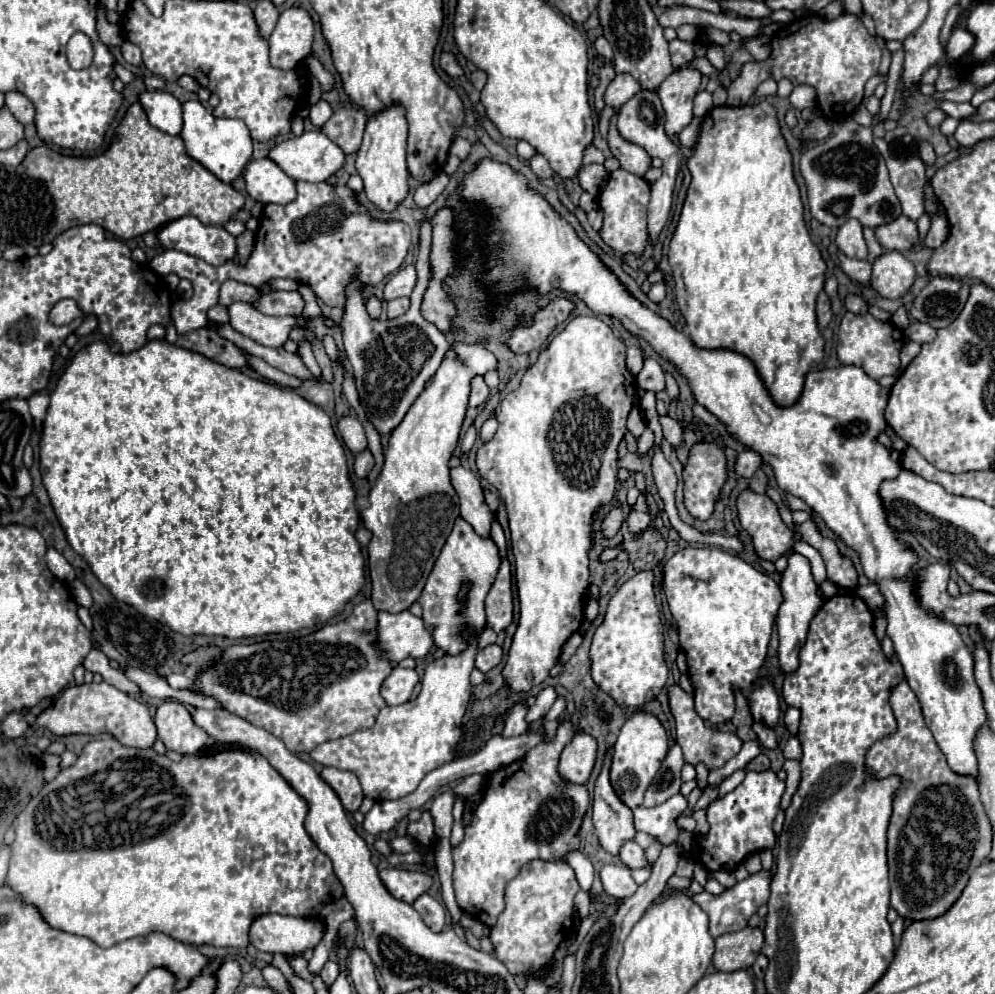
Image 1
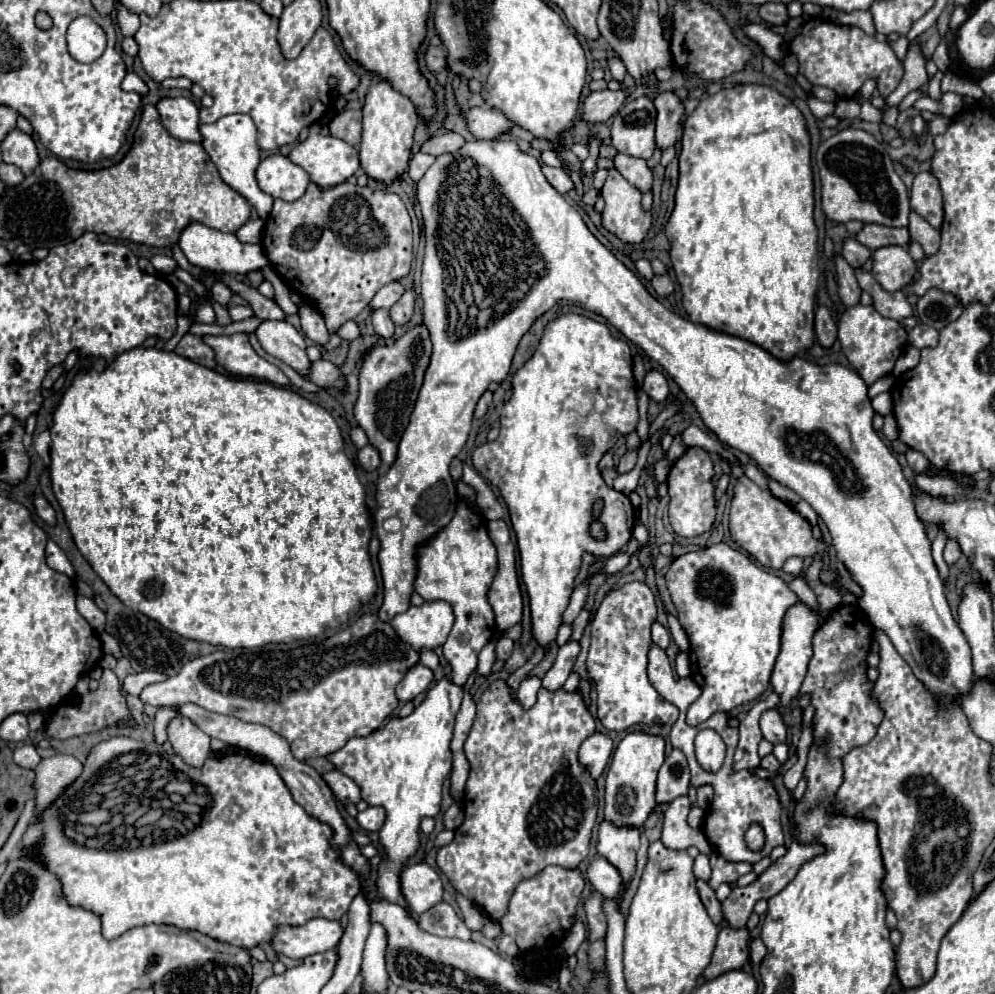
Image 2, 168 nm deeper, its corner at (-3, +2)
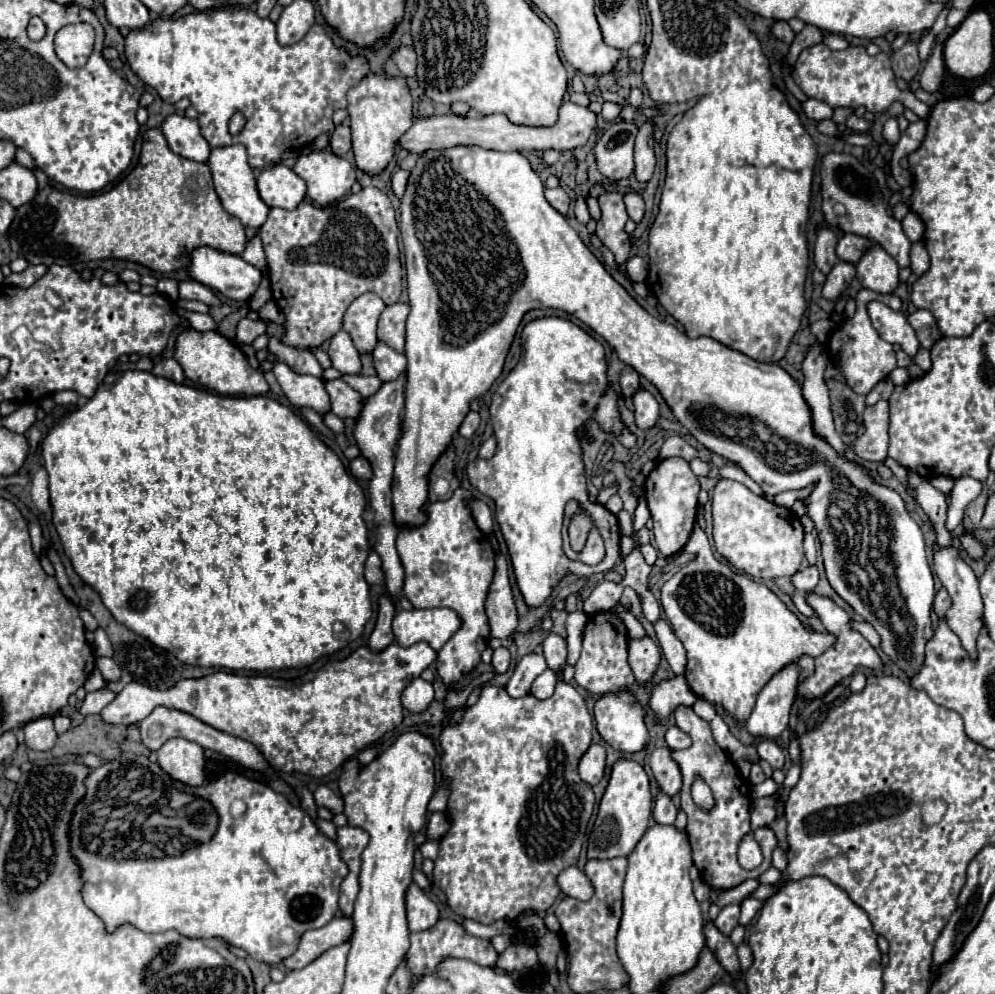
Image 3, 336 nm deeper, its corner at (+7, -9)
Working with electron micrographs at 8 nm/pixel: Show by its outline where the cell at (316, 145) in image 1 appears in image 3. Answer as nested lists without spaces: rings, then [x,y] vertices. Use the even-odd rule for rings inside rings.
[[[312,151],[298,157],[294,173],[306,181],[308,197],[320,207],[346,197],[356,181],[354,165],[330,151]]]

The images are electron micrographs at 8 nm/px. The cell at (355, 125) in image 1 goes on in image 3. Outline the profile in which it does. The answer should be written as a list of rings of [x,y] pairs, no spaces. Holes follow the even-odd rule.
[[[340,125],[336,127],[332,139],[330,139],[330,147],[332,147],[332,153],[336,155],[346,155],[350,149],[352,149],[352,143],[350,143],[350,127],[348,125]]]

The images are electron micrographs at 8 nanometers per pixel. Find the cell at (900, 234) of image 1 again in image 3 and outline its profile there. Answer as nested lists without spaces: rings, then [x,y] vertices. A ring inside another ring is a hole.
[[[844,235],[838,241],[836,247],[836,255],[840,257],[840,261],[846,263],[858,263],[858,259],[872,247],[872,243],[866,237],[858,237],[858,235]]]

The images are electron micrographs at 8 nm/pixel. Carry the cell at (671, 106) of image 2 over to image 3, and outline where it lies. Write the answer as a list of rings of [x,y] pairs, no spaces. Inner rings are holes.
[[[644,123],[638,129],[636,135],[636,145],[634,145],[634,177],[636,181],[648,183],[652,179],[654,173],[654,165],[656,165],[656,157],[654,157],[654,139],[652,139],[652,125]]]

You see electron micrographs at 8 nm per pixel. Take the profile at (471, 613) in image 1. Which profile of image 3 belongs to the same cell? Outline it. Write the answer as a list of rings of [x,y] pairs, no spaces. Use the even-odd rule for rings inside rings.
[[[460,487],[448,501],[432,503],[422,525],[404,527],[396,539],[398,555],[406,571],[404,595],[410,599],[410,603],[416,609],[450,607],[462,619],[462,627],[440,649],[436,661],[438,675],[450,689],[460,687],[466,673],[480,663],[480,655],[490,639],[484,601],[494,577],[496,555],[488,537],[478,529],[466,503],[468,499],[474,499],[474,495]]]

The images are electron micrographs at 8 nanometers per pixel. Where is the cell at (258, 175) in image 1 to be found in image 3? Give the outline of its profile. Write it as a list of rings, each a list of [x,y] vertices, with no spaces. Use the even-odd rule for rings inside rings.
[[[278,163],[260,173],[258,191],[268,207],[296,209],[306,197],[306,183],[290,167]]]

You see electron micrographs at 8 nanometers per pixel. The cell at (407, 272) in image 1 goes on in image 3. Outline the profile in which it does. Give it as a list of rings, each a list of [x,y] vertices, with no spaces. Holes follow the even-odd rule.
[[[364,293],[350,303],[344,313],[342,329],[352,337],[360,355],[372,355],[376,347],[376,323],[386,305],[378,295]]]

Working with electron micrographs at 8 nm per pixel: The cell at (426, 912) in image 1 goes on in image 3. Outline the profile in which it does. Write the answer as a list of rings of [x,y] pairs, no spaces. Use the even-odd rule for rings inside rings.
[[[440,919],[434,927],[420,931],[420,933],[410,933],[410,951],[408,951],[408,959],[406,959],[406,967],[412,975],[416,977],[424,977],[424,975],[432,975],[436,971],[436,967],[446,959],[446,957],[458,957],[458,959],[470,959],[482,967],[494,967],[498,953],[492,947],[490,939],[480,939],[474,937],[470,933],[466,933],[466,929],[456,923],[454,919]]]

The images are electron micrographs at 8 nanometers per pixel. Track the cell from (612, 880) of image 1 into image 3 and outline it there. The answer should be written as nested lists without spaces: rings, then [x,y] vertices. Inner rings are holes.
[[[566,867],[558,873],[556,883],[560,887],[560,891],[566,897],[574,897],[580,901],[588,901],[590,895],[594,895],[594,889],[590,887],[590,881],[586,879],[586,875],[578,869],[578,867]]]

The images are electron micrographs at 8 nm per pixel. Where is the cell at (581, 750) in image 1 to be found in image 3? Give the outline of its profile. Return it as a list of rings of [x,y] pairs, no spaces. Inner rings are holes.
[[[590,745],[590,749],[584,753],[578,765],[580,777],[588,785],[596,785],[604,777],[606,769],[606,749],[602,745]]]

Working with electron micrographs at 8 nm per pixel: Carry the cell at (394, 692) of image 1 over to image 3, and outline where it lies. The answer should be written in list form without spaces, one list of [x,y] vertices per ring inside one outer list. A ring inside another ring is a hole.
[[[416,677],[402,693],[402,705],[412,713],[426,711],[432,701],[434,701],[434,687],[422,677]]]

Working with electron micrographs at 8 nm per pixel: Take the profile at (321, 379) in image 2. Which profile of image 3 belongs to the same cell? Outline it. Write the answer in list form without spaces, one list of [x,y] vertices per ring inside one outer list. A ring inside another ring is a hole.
[[[342,379],[326,381],[326,391],[330,395],[332,413],[336,413],[342,419],[348,419],[348,417],[358,419],[358,415],[362,411],[362,403],[364,403],[364,397],[358,391],[354,391]]]

